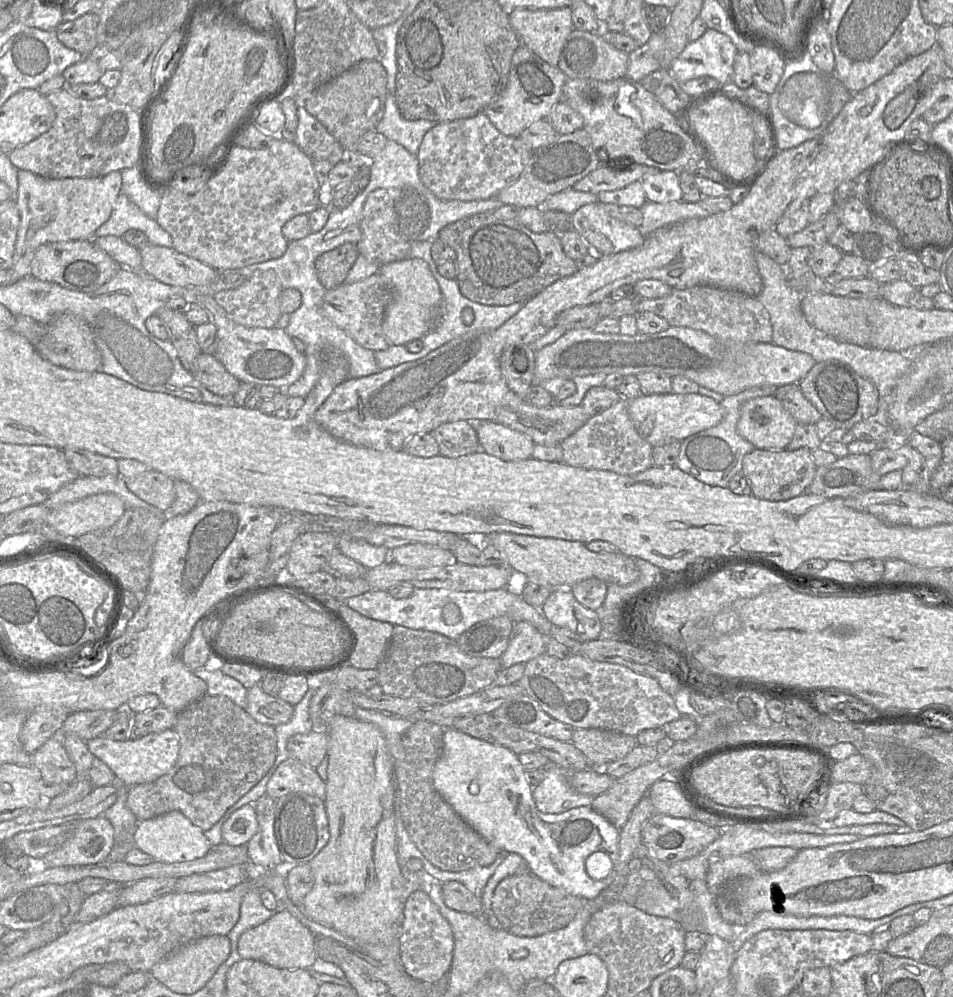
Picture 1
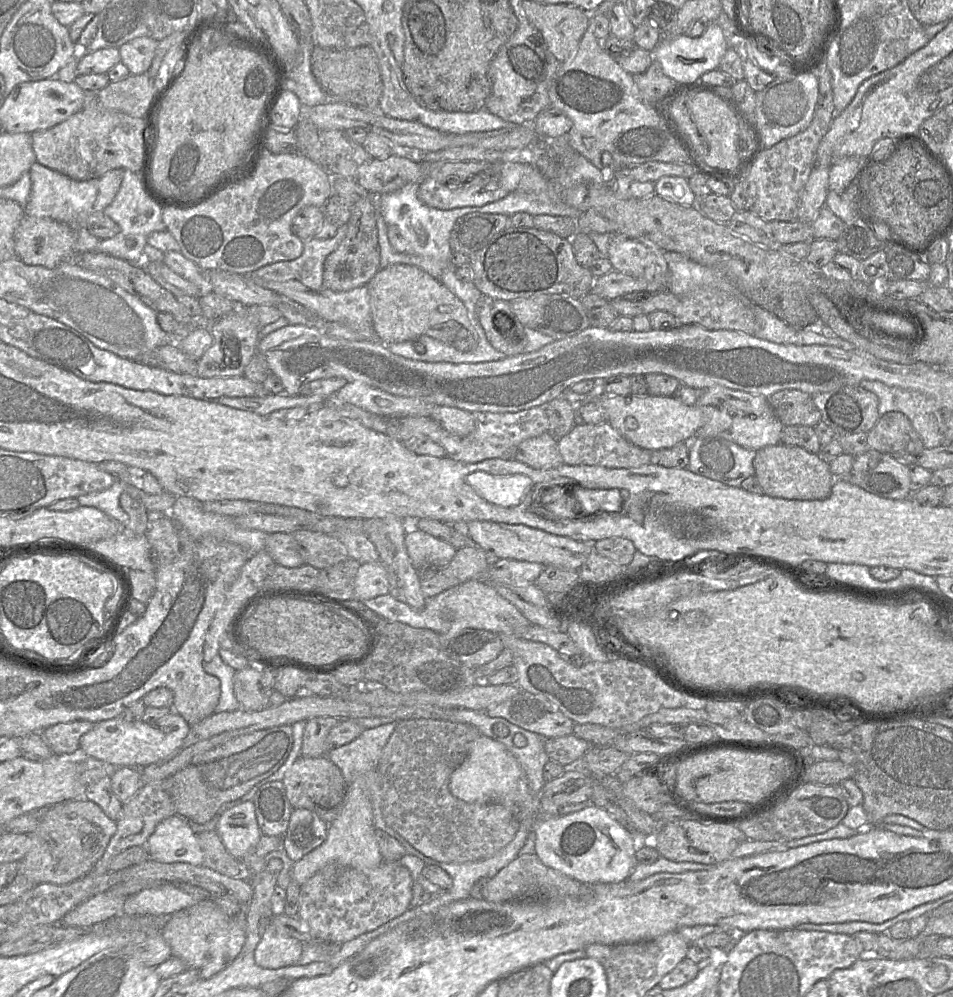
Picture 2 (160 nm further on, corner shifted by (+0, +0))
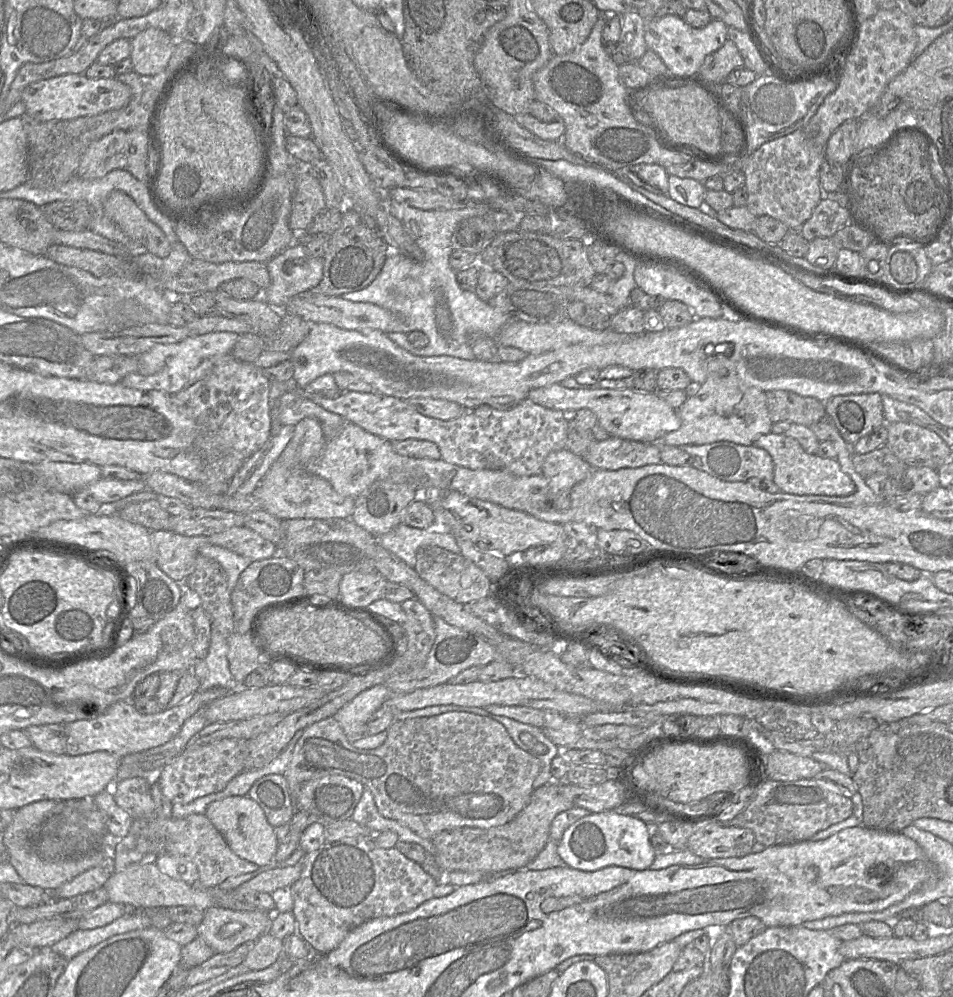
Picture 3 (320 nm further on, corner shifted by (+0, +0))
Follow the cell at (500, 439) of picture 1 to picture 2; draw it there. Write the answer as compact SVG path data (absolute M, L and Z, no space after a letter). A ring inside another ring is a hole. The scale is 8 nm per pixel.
M548 433L522 441L514 460L534 469L549 469L564 464L557 440Z

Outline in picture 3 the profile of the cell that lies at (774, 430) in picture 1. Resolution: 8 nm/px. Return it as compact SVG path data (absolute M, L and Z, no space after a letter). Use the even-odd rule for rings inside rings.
M709 355L705 360L707 378L696 394L687 397L676 410L681 426L666 433L659 445L703 445L718 441L730 441L752 445L757 437L771 432L772 420L767 408L765 392L747 386L736 374L729 357Z

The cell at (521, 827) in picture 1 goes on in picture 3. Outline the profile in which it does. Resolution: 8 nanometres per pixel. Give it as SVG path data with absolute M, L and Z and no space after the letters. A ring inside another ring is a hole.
M615 811L591 813L565 830L558 843L557 852L567 866L581 871L597 871L608 866L645 870L651 866L656 857L650 843L651 836L652 827L640 819L618 814Z

